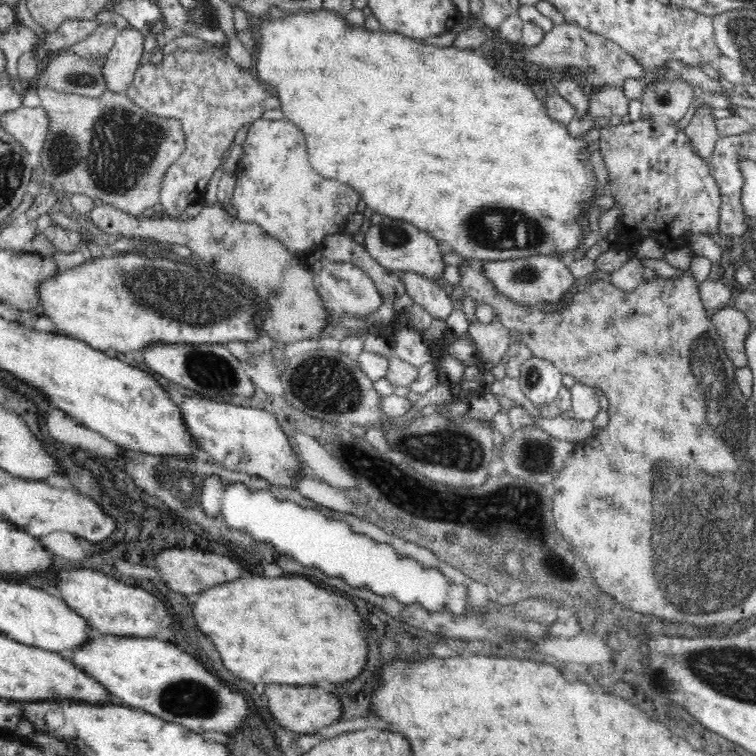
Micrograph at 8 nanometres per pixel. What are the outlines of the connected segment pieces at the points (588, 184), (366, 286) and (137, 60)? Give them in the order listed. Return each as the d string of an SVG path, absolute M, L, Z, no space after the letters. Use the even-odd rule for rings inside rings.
M326 9L285 12L284 17L277 20L271 16L266 20L261 18L255 36L258 45L255 61L258 78L278 92L284 118L302 129L307 144L307 157L320 176L350 186L359 193L368 208L376 214L383 214L385 220L408 221L428 232L447 250L478 263L484 260L510 260L552 252L570 252L578 244L581 246L582 239L585 239L581 220L590 220L590 204L596 202L598 195L604 194L602 184L599 184L592 172L592 164L588 164L588 156L592 156L592 152L582 152L584 138L572 138L572 132L569 132L567 126L550 118L544 100L536 99L532 89L524 86L520 79L512 80L502 76L497 69L488 65L486 58L478 50L438 48L432 44L424 44L422 40L389 33L382 28L372 32L364 25L352 27L345 24L344 19L344 16Z
M322 258L320 270L320 284L322 284L322 296L326 300L326 308L331 312L348 312L356 316L368 316L376 312L382 306L382 295L376 288L376 284L359 266L344 261L330 261Z
M132 25L120 29L114 47L102 64L102 78L108 92L126 92L134 72L147 56L144 55L145 34Z

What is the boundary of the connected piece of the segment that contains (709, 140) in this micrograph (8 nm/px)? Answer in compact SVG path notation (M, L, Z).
M701 105L683 129L686 137L690 138L690 147L694 147L694 151L707 161L711 160L716 141L721 136L716 129L712 109L710 106Z

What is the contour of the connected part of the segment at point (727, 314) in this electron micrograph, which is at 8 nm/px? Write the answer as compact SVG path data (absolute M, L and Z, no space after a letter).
M729 304L718 311L711 312L709 318L710 322L714 323L714 328L718 329L722 347L735 368L748 367L746 351L743 350L744 338L753 326L748 317Z

